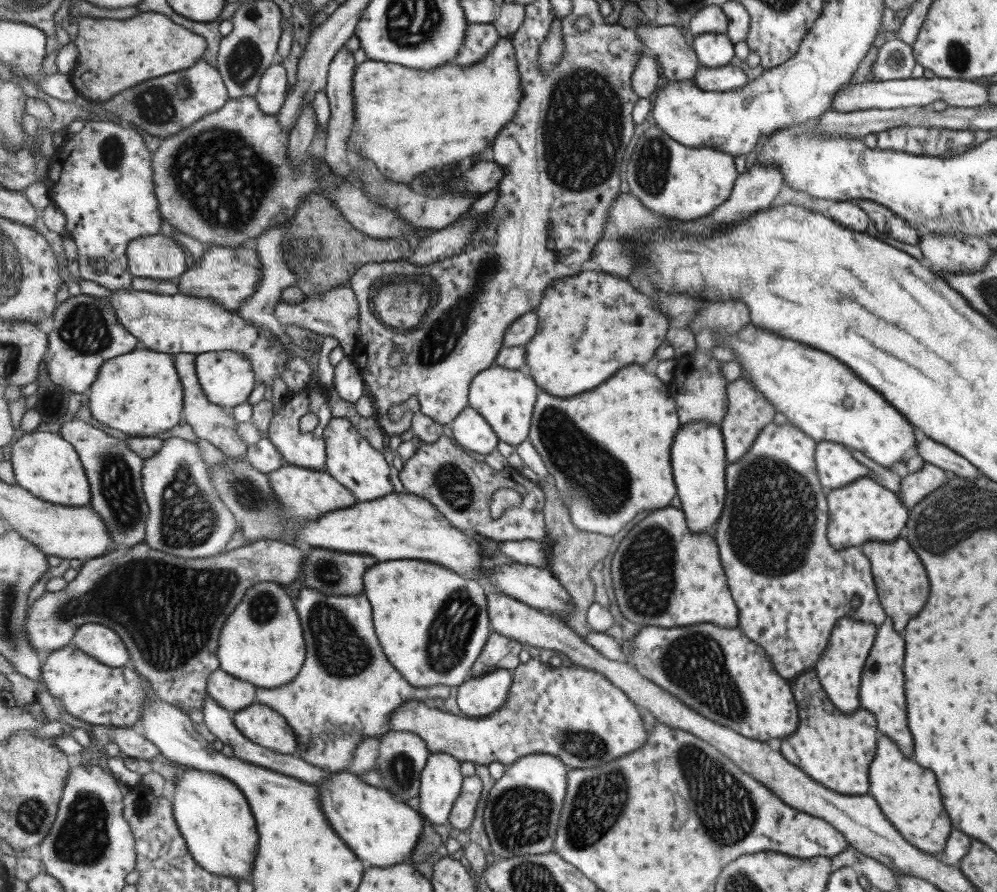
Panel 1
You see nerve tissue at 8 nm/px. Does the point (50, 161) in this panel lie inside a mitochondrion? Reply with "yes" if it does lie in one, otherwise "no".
no

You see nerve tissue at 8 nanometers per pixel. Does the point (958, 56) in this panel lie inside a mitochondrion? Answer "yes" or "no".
yes

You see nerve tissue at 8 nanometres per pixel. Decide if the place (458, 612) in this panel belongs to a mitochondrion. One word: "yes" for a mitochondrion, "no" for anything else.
yes

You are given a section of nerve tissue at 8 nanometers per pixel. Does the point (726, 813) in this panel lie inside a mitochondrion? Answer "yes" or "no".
yes

